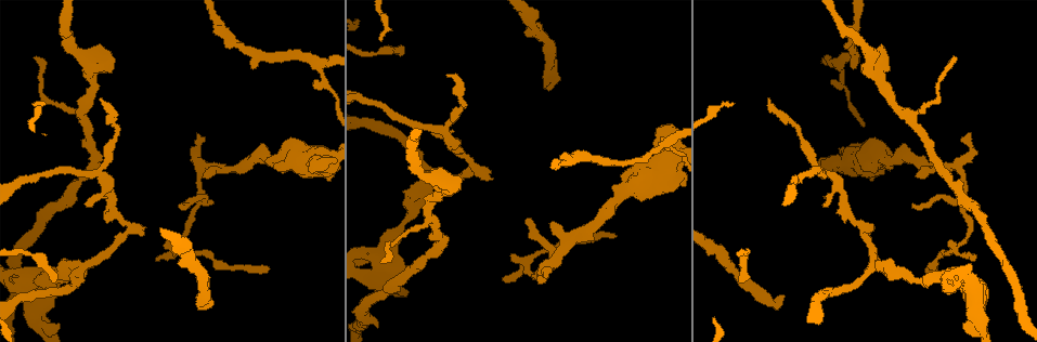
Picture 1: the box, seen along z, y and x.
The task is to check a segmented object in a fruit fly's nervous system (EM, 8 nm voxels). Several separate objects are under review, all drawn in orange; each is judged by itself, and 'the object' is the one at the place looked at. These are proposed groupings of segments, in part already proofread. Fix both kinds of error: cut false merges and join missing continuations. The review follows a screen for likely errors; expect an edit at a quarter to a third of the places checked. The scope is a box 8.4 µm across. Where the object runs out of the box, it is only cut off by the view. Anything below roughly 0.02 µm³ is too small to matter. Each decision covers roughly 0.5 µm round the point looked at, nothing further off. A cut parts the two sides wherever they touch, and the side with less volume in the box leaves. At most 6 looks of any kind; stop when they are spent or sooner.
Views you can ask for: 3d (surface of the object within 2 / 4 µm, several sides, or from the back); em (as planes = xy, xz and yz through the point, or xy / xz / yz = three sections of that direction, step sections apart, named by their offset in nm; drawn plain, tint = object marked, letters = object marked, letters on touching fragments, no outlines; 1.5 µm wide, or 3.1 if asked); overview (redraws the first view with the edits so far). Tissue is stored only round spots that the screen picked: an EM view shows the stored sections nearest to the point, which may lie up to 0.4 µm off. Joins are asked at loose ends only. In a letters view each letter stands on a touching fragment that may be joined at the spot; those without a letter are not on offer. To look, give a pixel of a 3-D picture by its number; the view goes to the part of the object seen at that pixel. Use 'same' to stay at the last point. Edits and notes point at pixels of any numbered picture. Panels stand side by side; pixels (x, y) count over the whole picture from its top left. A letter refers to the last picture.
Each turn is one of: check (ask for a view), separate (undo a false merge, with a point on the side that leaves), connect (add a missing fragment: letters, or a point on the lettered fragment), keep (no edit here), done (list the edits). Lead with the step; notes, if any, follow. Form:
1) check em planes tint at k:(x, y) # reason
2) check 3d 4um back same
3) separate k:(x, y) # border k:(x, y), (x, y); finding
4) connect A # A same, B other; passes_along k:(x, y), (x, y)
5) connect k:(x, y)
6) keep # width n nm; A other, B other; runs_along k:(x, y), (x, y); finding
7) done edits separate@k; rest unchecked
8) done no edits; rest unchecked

check em yz step 4 tint at 1:(875, 267) # three-way junction

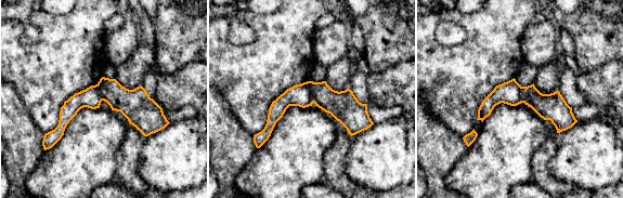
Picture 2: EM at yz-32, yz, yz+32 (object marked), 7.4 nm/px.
check em xy step 4 tint same

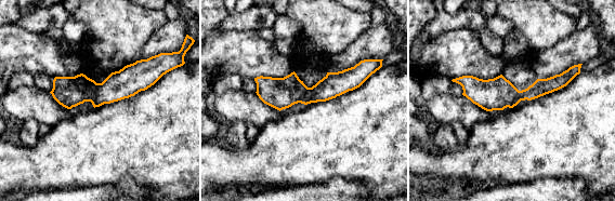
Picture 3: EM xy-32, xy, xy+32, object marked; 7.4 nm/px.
check em xy step 4 letters same # what lies round it

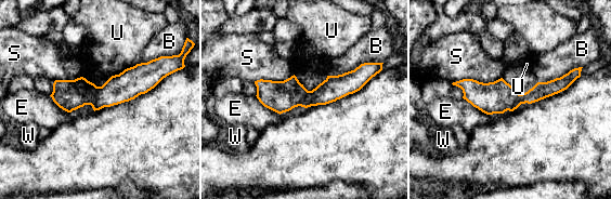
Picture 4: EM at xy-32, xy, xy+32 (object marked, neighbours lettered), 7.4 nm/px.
separate 4:(125, 87) # width 200 nm; B other, E other, S other, U other, W other; part_leaving 4:(364, 78), (333, 88), (308, 104); a second neuron is stuck on

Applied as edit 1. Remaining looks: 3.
check overview # see it whole again

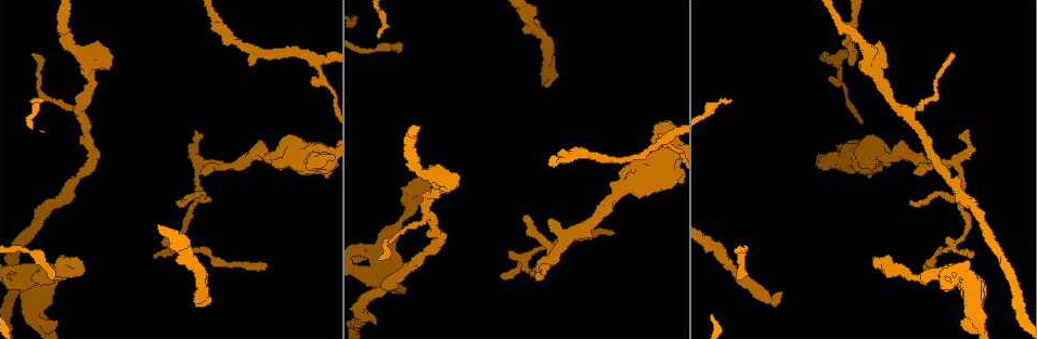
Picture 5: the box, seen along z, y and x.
check 3d 4um at 5:(503, 277)

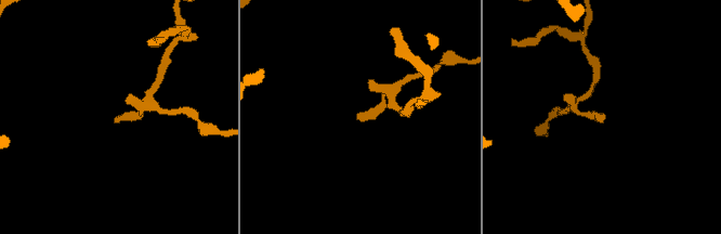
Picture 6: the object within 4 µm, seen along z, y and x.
check em xy step 8 letters at 6:(358, 119)

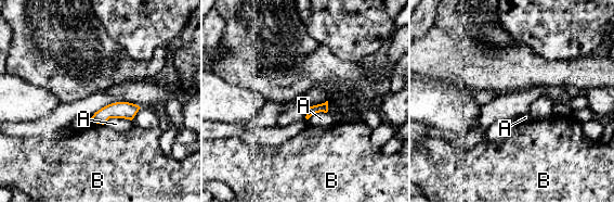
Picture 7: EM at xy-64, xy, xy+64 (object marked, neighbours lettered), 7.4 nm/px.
keep # width 70 nm; A other, B other; border 7:(131, 121), (109, 118), (105, 124); none of them fits

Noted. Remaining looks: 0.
done edits separate@4; rest unchecked

